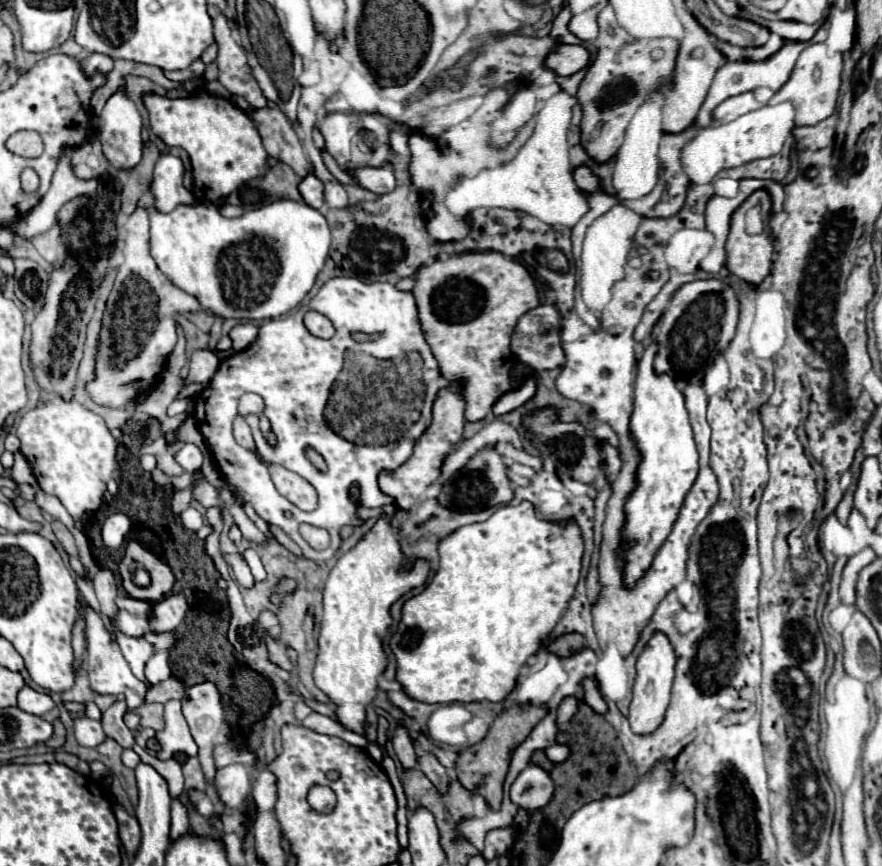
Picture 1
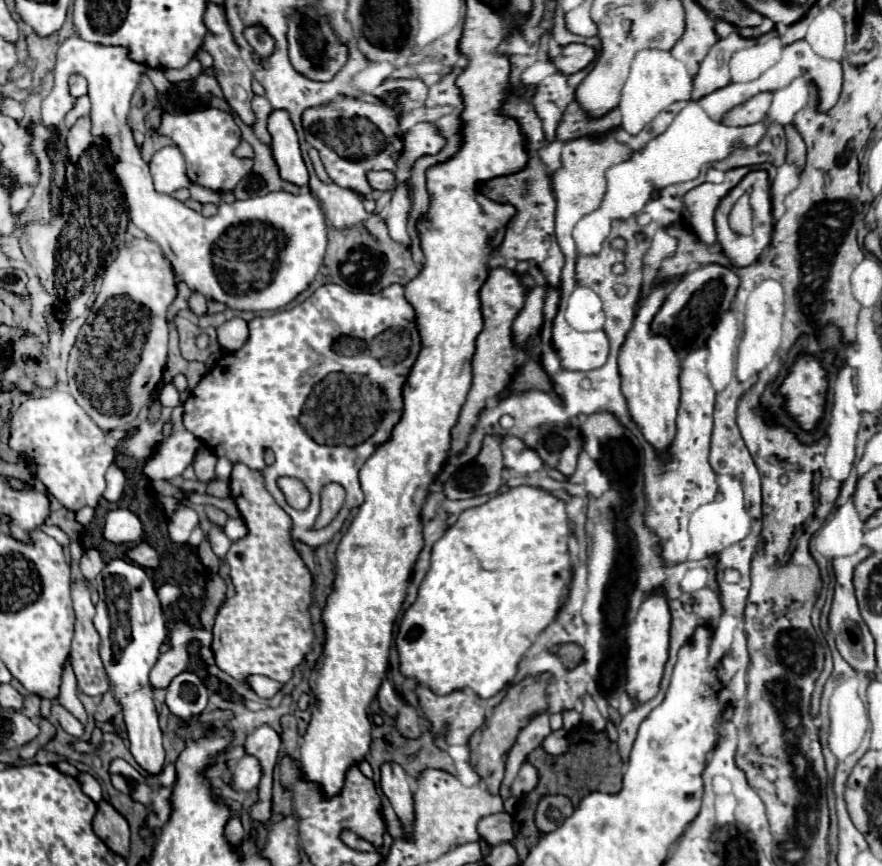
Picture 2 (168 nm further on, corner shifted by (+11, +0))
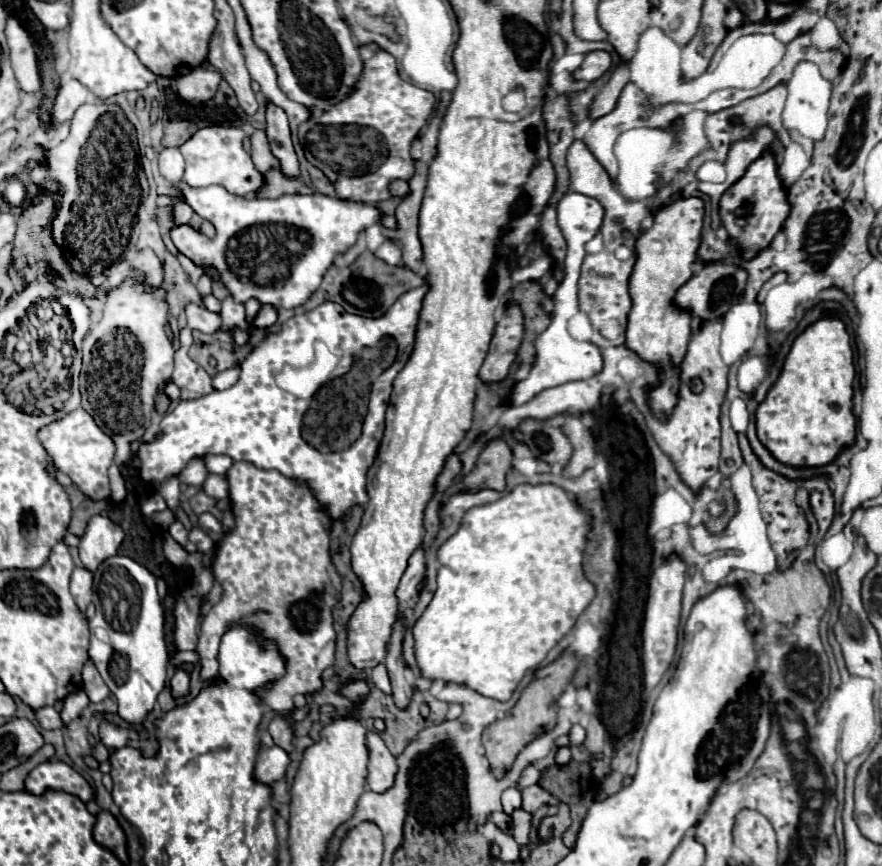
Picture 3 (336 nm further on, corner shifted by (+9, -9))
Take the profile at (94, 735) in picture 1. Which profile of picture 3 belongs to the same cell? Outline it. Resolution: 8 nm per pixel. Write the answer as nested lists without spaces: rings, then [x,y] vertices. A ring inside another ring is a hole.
[[[46,706],[46,708],[40,708],[40,710],[36,710],[36,718],[38,718],[40,726],[42,726],[42,728],[46,728],[46,730],[54,730],[54,728],[64,728],[64,722],[62,722],[60,714],[58,714],[58,712],[54,710],[54,708],[50,708],[50,706]]]

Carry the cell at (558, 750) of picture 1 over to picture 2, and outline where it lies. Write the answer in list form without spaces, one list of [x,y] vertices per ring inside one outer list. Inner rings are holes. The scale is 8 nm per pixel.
[[[560,729],[560,731],[552,731],[552,733],[544,739],[542,747],[544,747],[550,755],[562,755],[562,753],[568,749],[566,731],[564,731],[564,729]]]

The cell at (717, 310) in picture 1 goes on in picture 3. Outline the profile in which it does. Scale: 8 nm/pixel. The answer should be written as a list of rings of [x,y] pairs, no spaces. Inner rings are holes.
[[[710,262],[710,264],[704,264],[702,270],[692,276],[676,294],[674,298],[674,304],[688,312],[692,318],[698,318],[700,324],[704,322],[712,322],[716,318],[724,318],[726,312],[732,308],[734,300],[738,296],[742,296],[744,292],[744,286],[746,286],[746,278],[748,274],[744,276],[744,270],[734,266],[734,264],[718,264],[718,262]]]

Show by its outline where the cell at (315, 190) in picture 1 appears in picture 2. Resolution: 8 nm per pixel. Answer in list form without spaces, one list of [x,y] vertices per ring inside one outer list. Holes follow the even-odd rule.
[[[274,109],[268,117],[268,133],[272,135],[272,155],[280,169],[280,177],[304,187],[308,185],[308,171],[300,155],[298,137],[288,117],[288,111]]]

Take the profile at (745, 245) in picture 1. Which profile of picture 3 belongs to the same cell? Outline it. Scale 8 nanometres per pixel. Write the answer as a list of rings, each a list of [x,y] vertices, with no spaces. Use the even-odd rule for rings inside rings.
[[[766,154],[758,158],[758,162],[752,162],[746,174],[722,194],[720,200],[720,218],[722,226],[728,230],[728,236],[736,242],[740,248],[740,254],[744,260],[752,260],[758,252],[770,246],[772,238],[782,230],[782,222],[786,220],[786,214],[790,212],[790,204],[786,202],[788,192],[782,186],[782,180],[778,178],[778,168],[772,158],[772,154]],[[746,218],[746,226],[738,226],[736,220]]]

